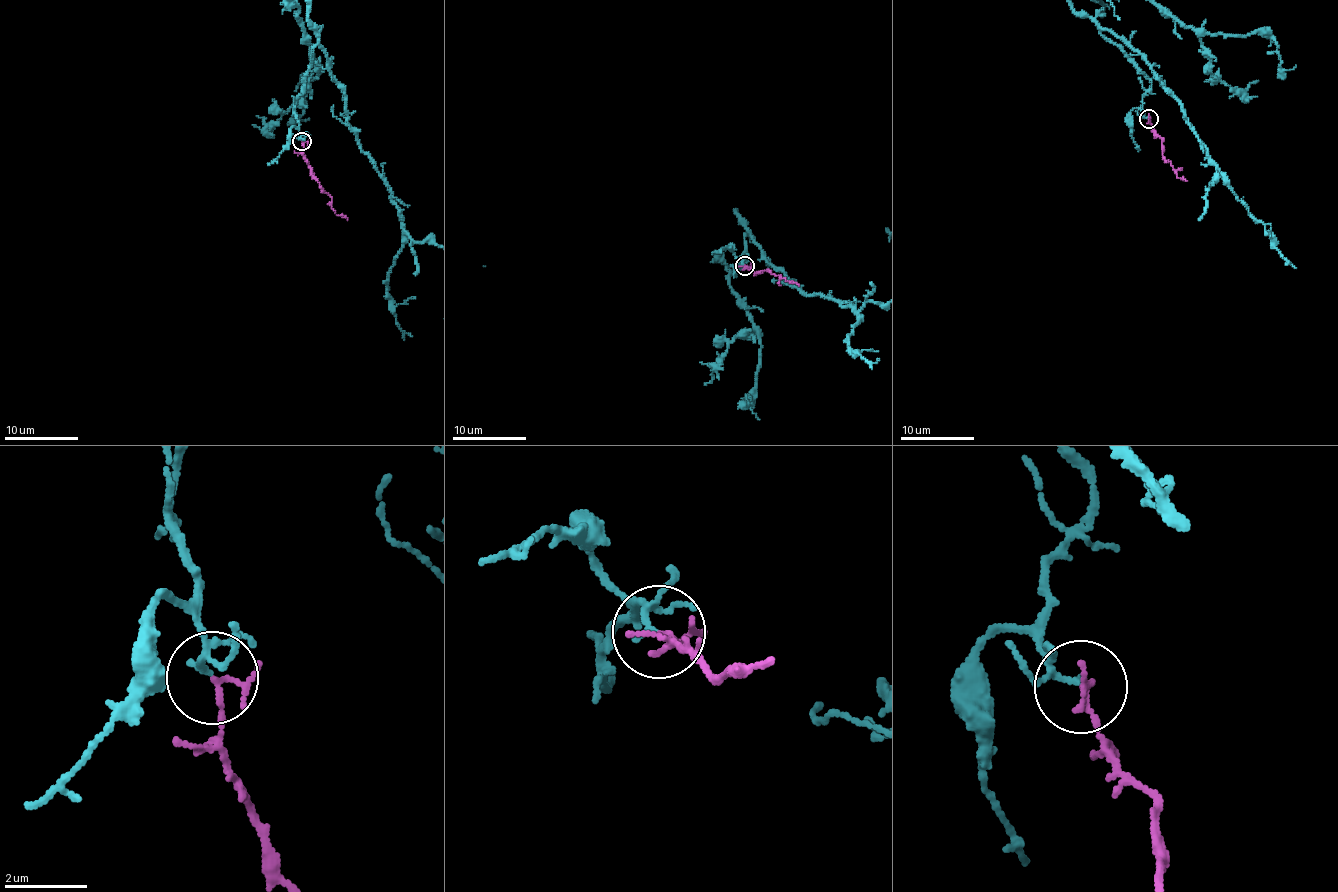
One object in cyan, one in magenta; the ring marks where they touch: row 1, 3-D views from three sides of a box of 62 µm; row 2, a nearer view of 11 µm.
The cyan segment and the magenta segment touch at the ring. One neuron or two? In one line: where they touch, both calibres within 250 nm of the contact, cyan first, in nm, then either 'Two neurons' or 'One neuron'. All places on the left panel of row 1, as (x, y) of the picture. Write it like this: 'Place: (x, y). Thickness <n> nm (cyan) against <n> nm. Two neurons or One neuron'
Place: (301, 141). Thickness 110 nm (cyan) against 80 nm. One neuron

